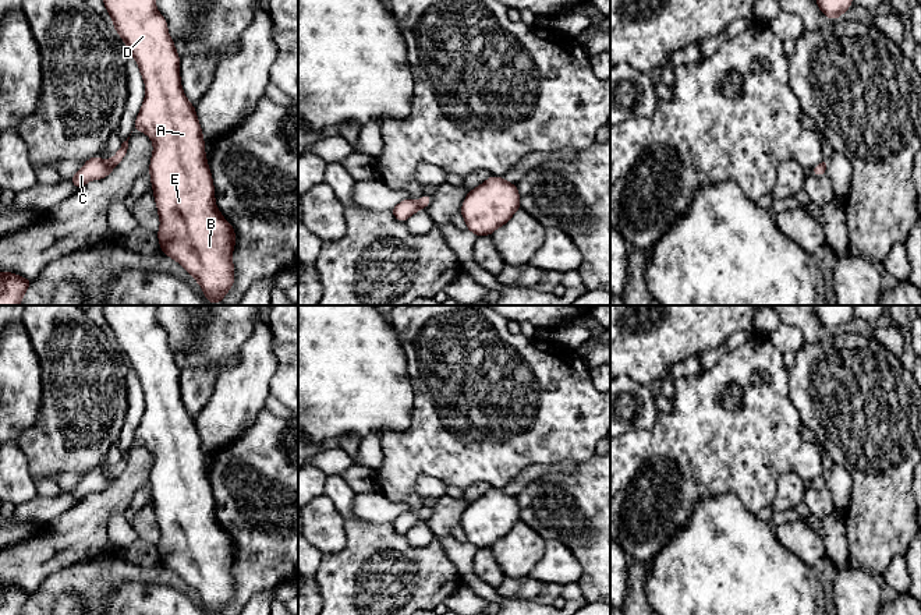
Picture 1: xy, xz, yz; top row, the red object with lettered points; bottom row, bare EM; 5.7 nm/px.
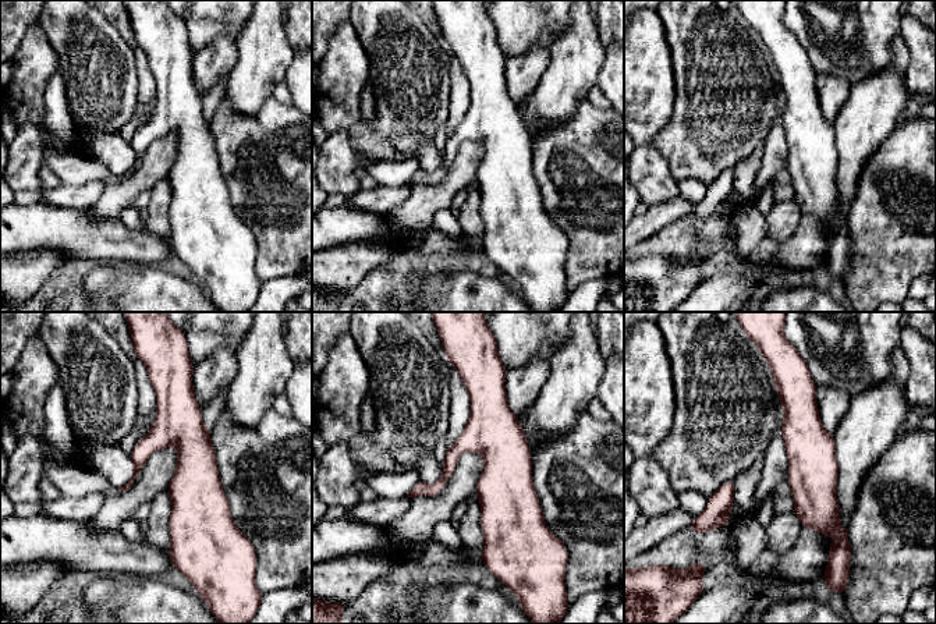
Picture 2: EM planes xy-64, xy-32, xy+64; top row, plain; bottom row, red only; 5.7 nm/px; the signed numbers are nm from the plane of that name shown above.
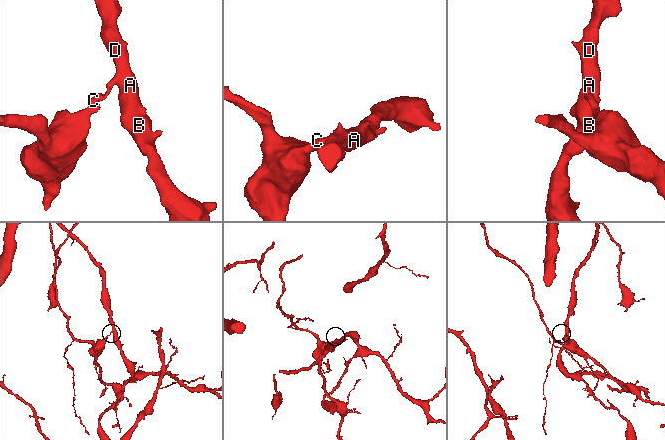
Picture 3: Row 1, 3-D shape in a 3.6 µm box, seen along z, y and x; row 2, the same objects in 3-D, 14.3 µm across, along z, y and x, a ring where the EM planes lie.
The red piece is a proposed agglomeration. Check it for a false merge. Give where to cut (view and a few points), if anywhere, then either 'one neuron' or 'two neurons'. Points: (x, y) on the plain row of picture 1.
cut xy (105, 474), (113, 479); two neurons

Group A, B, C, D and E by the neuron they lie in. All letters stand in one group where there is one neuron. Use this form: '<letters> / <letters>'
A B D E / C

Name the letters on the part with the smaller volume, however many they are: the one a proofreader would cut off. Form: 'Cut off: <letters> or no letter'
Cut off: C

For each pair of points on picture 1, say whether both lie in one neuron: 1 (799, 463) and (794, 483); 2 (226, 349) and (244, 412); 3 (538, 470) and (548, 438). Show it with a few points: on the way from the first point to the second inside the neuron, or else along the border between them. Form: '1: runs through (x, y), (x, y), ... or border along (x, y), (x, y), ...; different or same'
1: border along (785, 473), (794, 473), (806, 484); different
2: border along (248, 338), (240, 347), (240, 359), (220, 373); different
3: border along (573, 460), (534, 463), (527, 466), (513, 480); different

